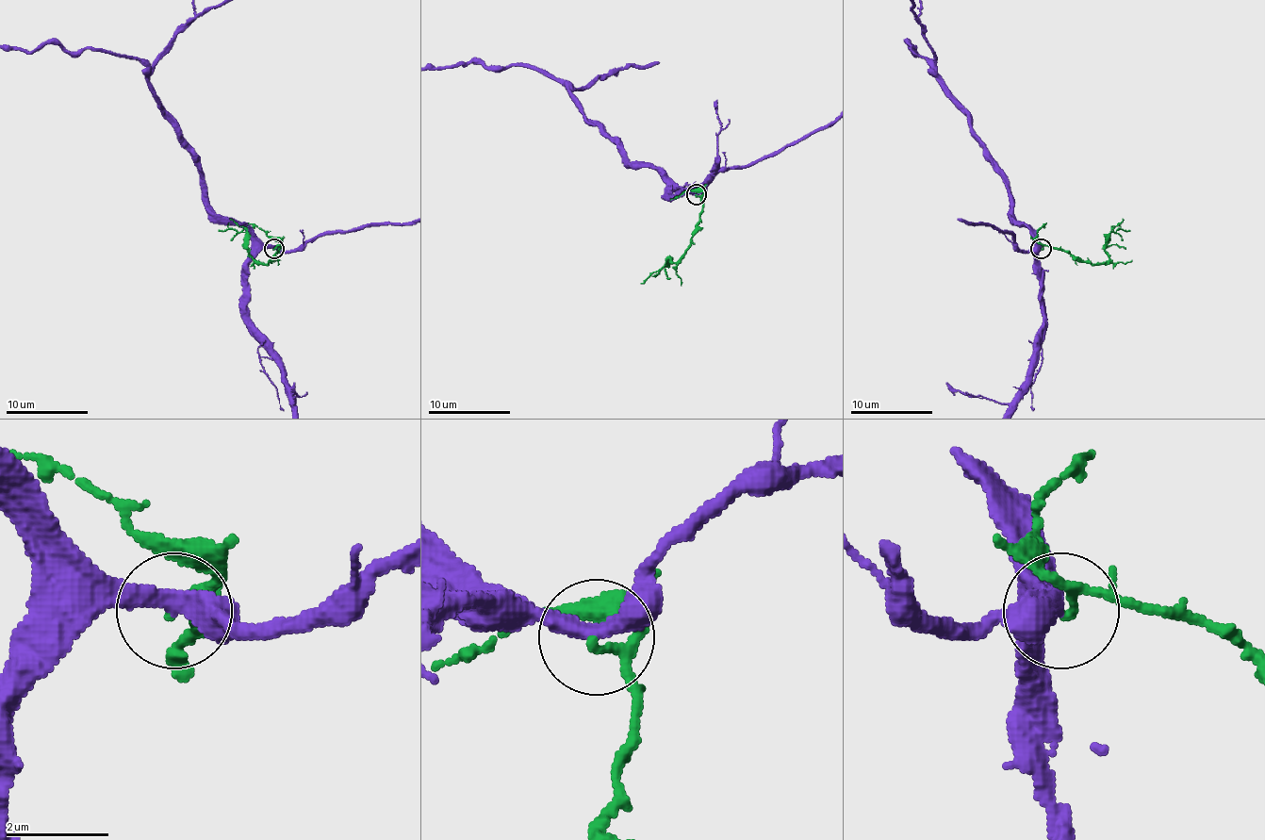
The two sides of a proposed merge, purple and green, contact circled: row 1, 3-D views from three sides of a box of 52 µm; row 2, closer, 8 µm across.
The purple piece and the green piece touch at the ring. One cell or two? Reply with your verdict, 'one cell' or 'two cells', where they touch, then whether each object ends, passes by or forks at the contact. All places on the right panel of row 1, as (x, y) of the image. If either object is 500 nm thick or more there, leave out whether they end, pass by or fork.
one cell; at (1041, 248); purple passes by; green passes by

